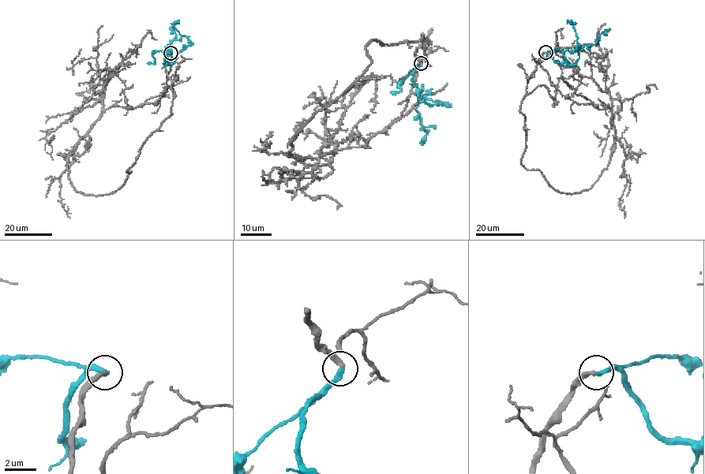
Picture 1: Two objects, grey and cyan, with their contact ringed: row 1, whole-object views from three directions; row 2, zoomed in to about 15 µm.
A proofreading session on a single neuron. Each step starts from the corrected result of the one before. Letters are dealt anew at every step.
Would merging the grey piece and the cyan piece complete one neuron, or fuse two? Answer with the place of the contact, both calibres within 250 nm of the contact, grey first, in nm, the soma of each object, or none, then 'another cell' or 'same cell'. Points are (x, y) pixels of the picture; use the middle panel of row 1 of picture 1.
at (421, 63); 320 nm thick on the grey side, 320 nm on the other; no cell body on grey; no cell body on cyan; same cell

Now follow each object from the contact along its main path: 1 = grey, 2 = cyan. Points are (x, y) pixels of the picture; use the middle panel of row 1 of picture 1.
1: (421, 63), (422, 34), (373, 39), (371, 63), (290, 154), (363, 146), (396, 121), (421, 57), (448, 51)
2: (421, 63), (413, 79), (418, 98), (430, 106), (446, 104), (425, 97), (433, 88)

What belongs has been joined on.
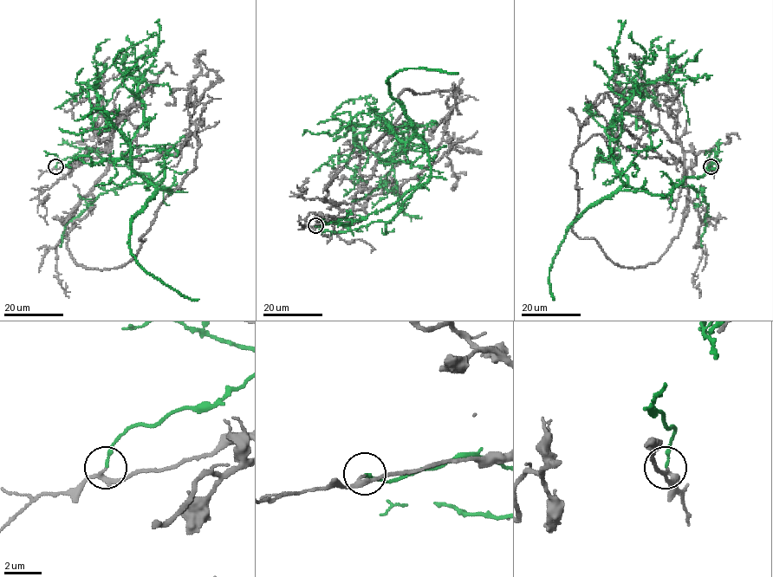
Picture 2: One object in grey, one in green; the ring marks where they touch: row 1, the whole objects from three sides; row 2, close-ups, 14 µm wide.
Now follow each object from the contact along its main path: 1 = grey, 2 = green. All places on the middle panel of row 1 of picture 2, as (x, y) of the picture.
1: (315, 225), (367, 216), (368, 198), (327, 188), (405, 89), (453, 83), (444, 131), (476, 152), (464, 136)
2: (315, 225), (391, 220), (430, 166), (418, 135), (401, 140), (380, 119), (415, 123), (417, 132)

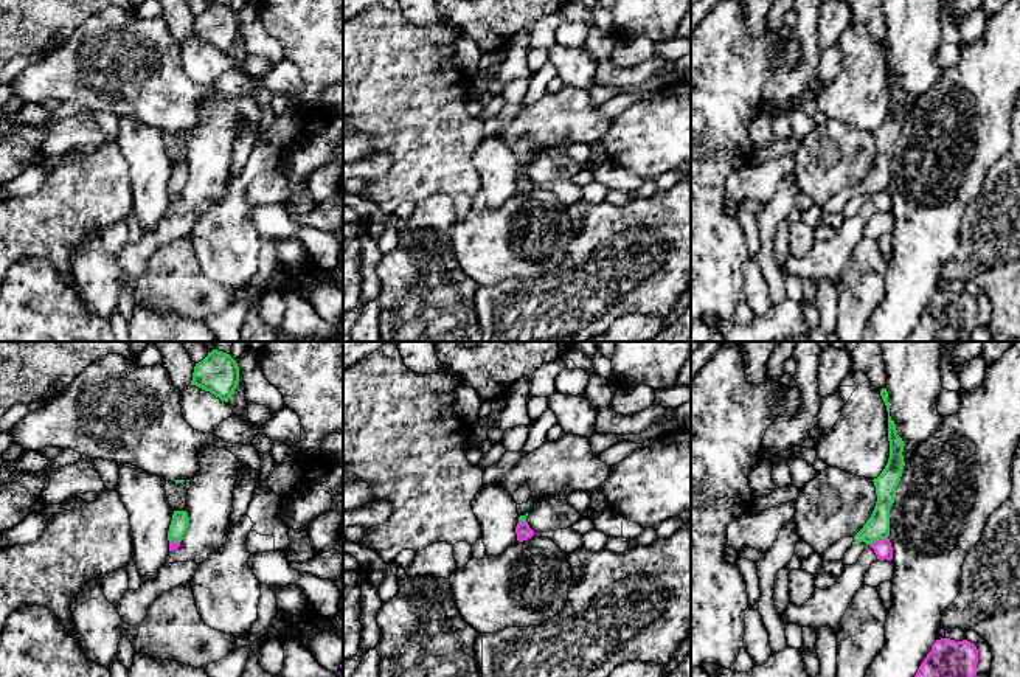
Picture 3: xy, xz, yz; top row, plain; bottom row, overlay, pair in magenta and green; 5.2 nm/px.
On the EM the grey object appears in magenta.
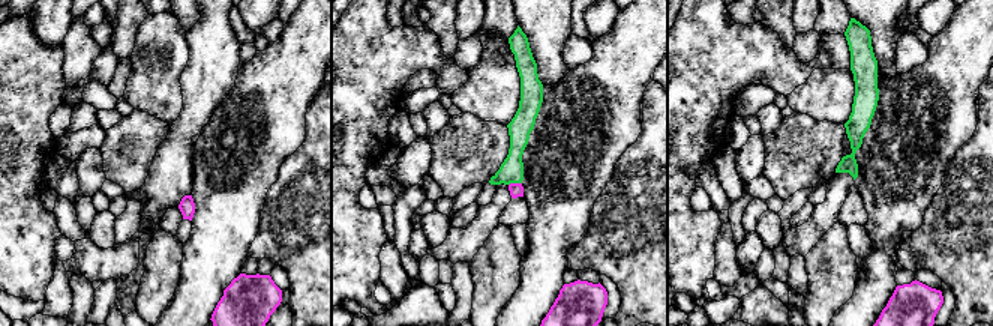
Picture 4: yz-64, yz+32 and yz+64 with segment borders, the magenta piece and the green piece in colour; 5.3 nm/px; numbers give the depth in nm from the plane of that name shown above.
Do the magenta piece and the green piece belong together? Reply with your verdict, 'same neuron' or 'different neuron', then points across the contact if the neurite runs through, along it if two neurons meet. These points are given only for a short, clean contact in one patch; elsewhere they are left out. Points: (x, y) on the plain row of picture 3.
different neuron | along yz (887, 190), (879, 190), (868, 196)

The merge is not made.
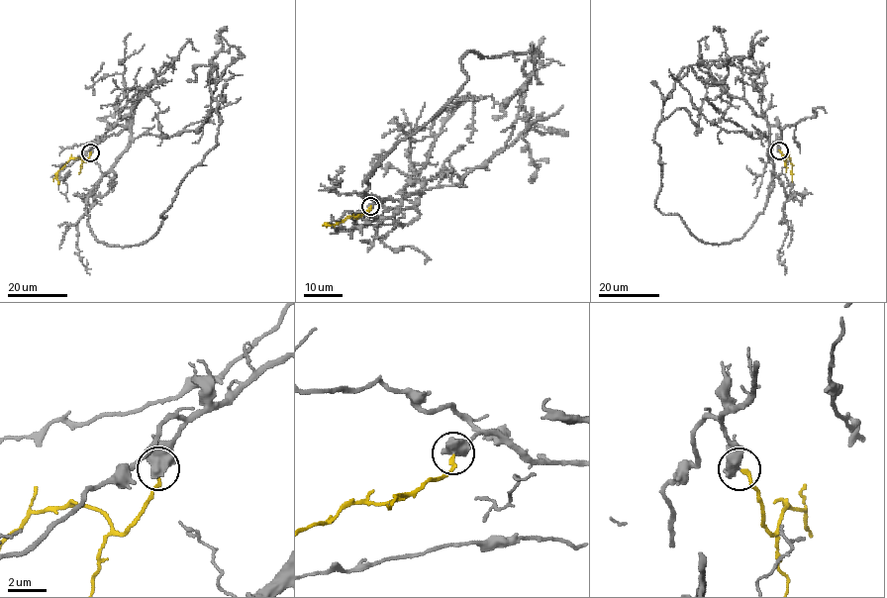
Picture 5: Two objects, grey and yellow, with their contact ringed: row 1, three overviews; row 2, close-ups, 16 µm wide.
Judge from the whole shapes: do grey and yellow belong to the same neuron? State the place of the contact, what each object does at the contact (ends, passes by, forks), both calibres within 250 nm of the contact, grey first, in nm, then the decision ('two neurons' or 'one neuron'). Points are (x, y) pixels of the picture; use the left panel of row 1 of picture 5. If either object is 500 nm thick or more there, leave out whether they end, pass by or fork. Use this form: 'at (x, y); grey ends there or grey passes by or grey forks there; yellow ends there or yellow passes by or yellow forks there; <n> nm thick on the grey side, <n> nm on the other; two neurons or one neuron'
at (90, 152); 750 nm thick on the grey side, 190 nm on the other; one neuron

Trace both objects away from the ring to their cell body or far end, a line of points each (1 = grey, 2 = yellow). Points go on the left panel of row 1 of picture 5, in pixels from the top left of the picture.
1: (90, 152), (129, 126), (88, 226), (105, 244), (145, 243), (216, 147), (209, 76), (240, 55), (227, 31)
2: (90, 152), (84, 162), (78, 157), (69, 160), (57, 172), (58, 184)

